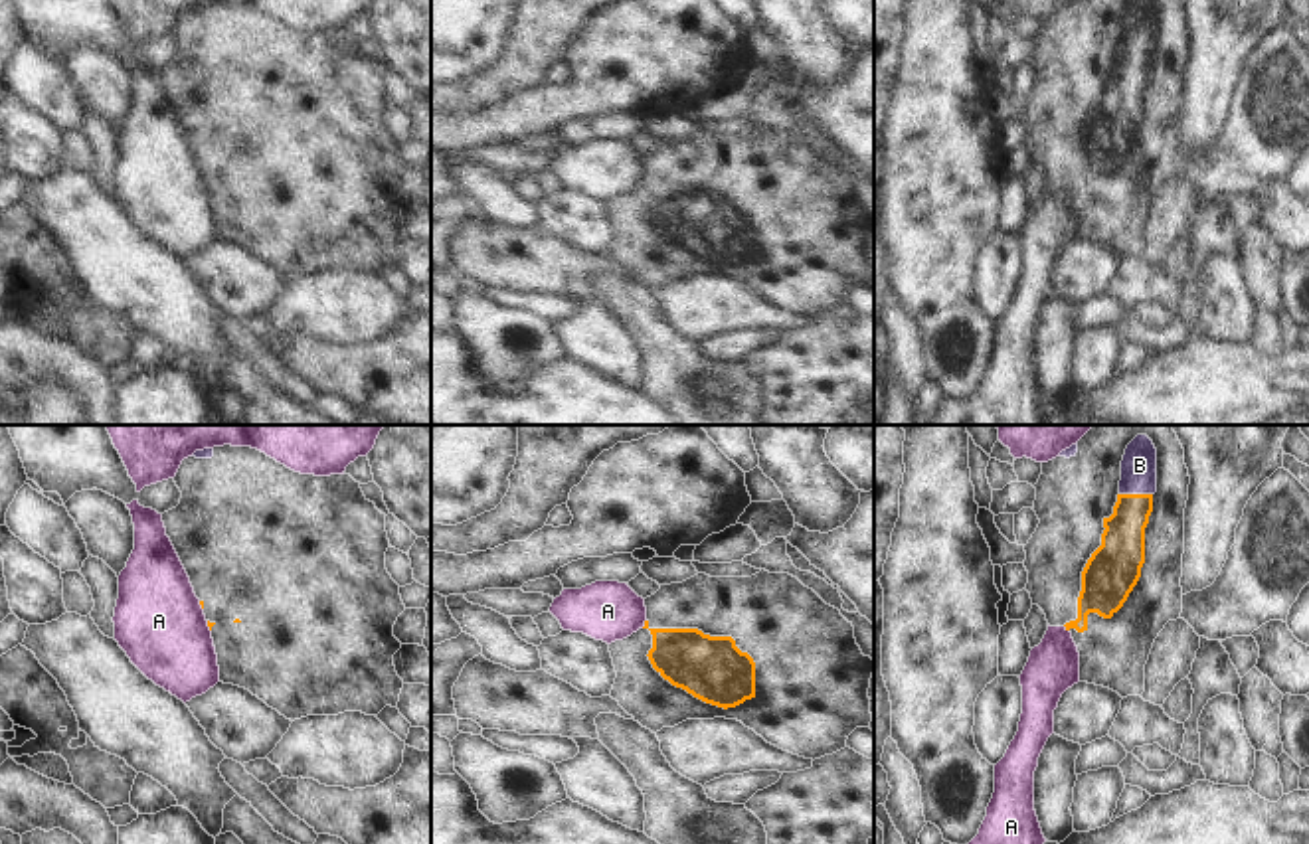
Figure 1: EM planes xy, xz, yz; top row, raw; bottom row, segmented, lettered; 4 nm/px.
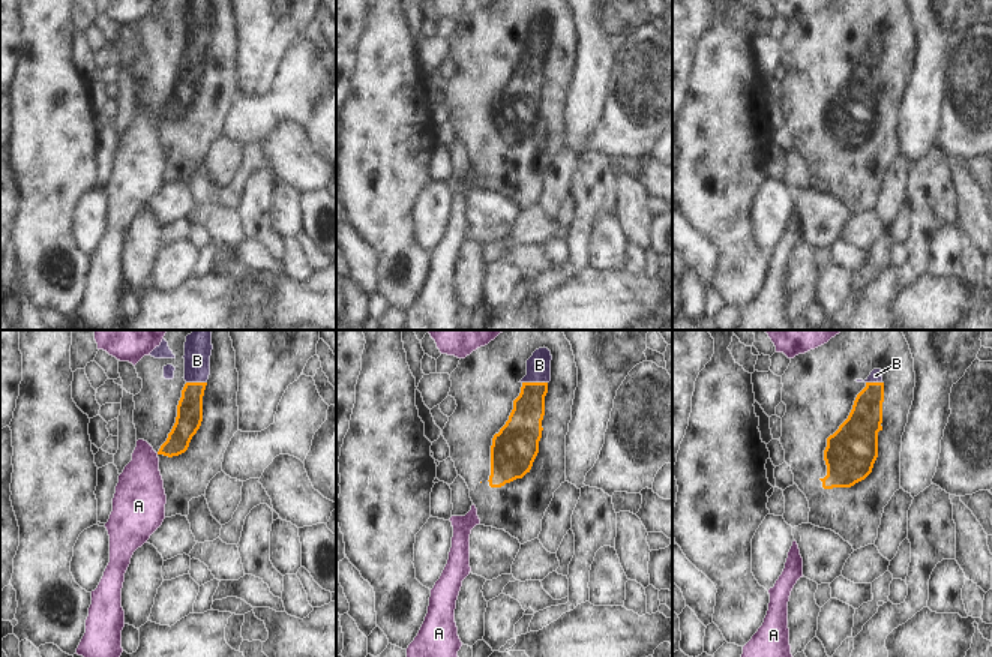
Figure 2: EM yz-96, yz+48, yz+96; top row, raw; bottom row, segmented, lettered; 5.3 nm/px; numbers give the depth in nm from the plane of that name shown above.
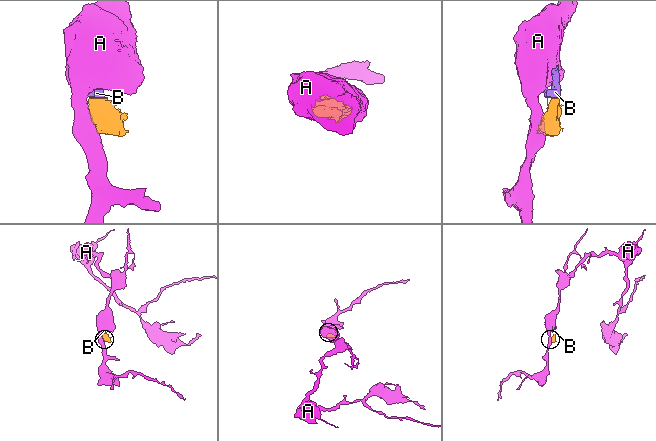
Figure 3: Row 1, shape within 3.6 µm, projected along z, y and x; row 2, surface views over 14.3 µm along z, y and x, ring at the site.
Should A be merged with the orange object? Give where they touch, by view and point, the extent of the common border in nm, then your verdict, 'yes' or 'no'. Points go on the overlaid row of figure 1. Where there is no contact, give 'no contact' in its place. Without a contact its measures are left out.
meets orange in xz at (645, 623); contact 40 nm long; no

